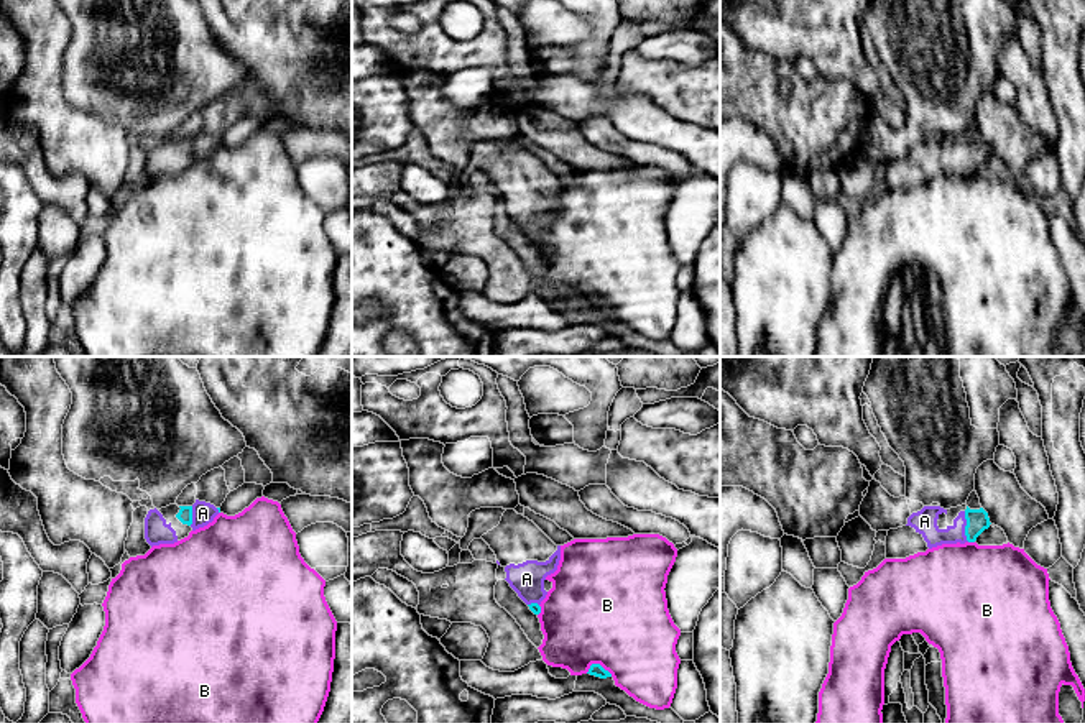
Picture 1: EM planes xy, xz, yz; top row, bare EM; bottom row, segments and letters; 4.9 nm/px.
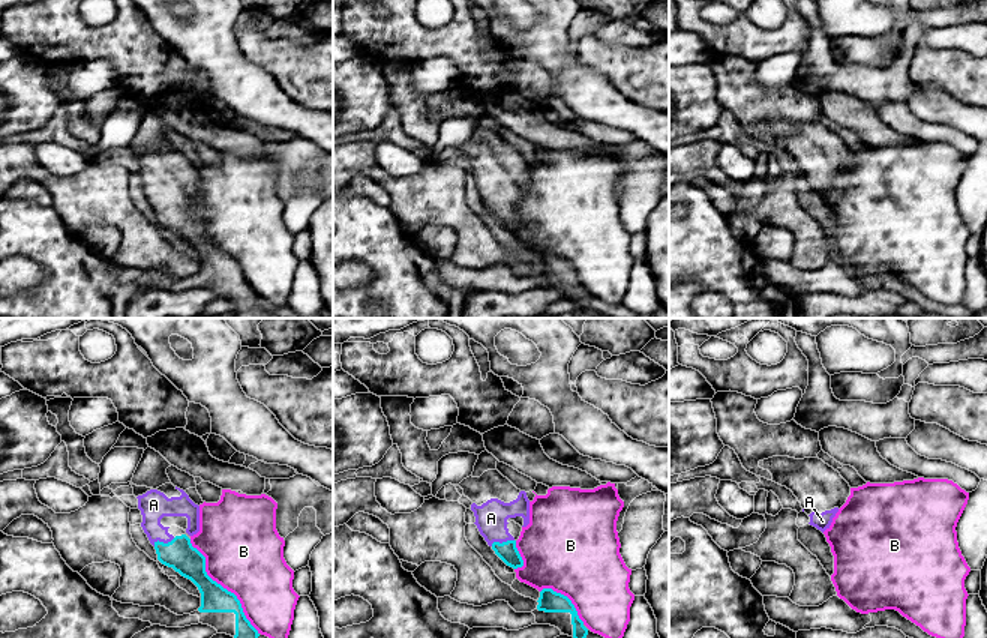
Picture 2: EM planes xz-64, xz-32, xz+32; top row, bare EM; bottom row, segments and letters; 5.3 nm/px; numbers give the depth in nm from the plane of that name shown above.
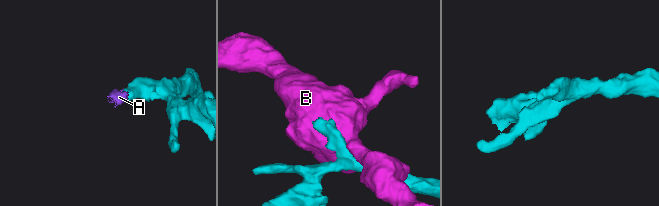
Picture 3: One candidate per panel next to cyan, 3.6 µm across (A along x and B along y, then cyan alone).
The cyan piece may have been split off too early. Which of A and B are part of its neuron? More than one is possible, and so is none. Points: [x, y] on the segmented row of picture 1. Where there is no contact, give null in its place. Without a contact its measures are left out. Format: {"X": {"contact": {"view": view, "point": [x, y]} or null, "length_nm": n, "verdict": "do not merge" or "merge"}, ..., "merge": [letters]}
{"A": {"contact": {"view": "yz", "point": [965, 526]}, "length_nm": 150, "verdict": "merge"}, "B": {"contact": {"view": "xz", "point": [599, 664]}, "length_nm": 140, "verdict": "do not merge"}, "merge": ["A"]}

